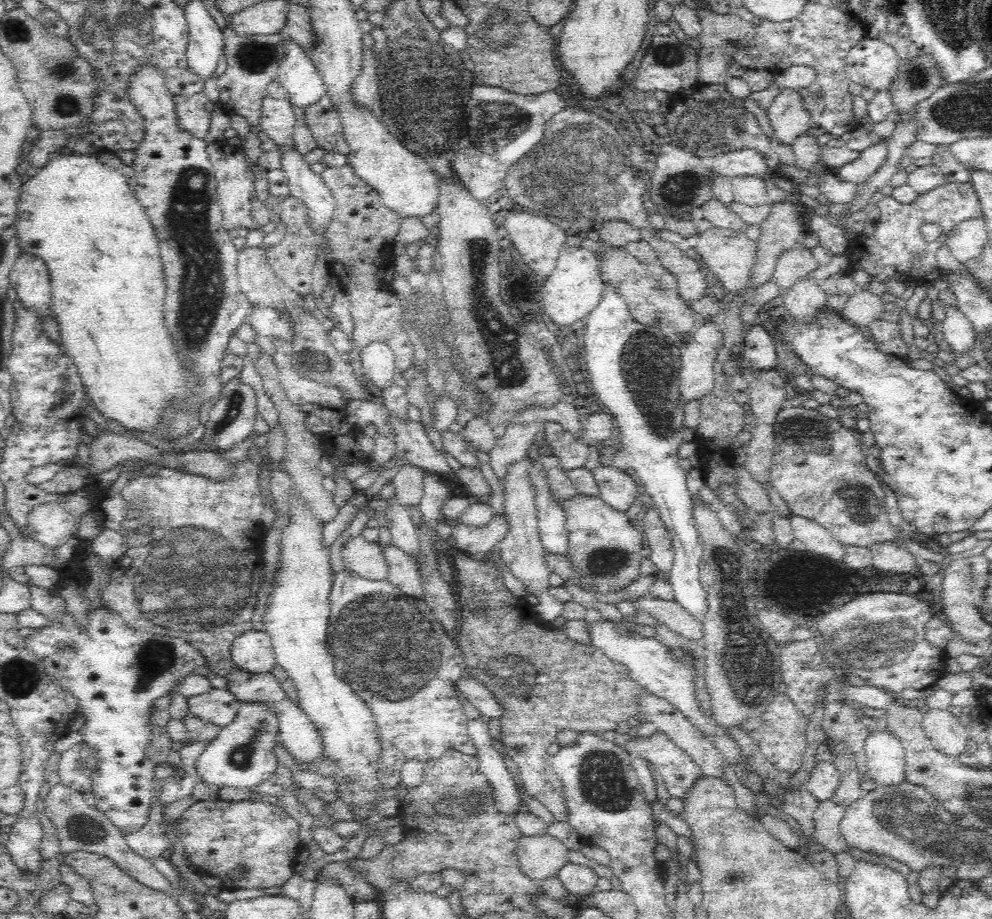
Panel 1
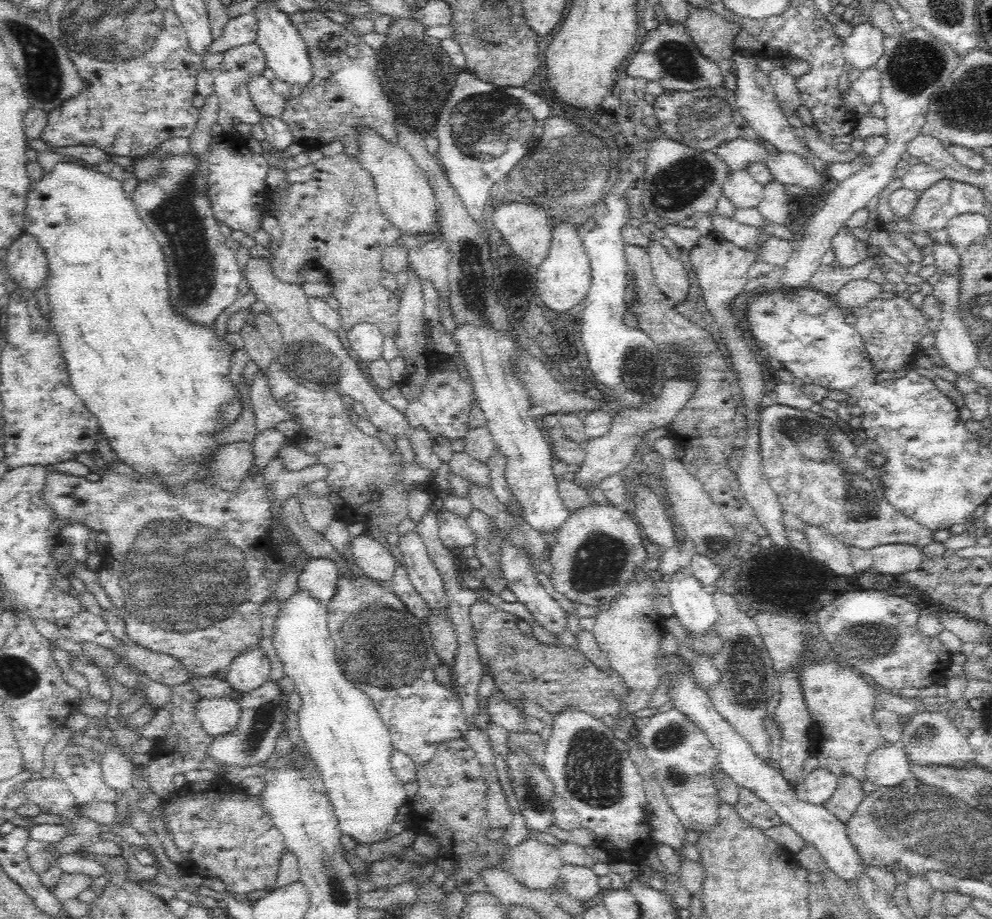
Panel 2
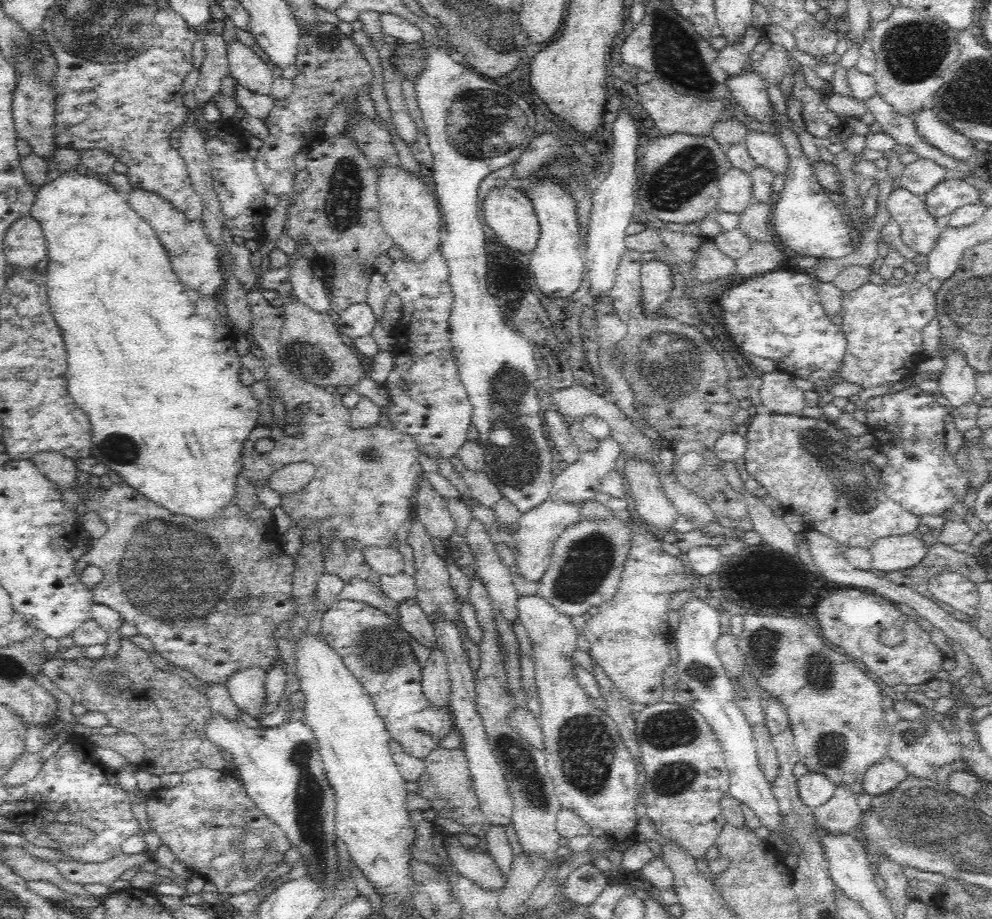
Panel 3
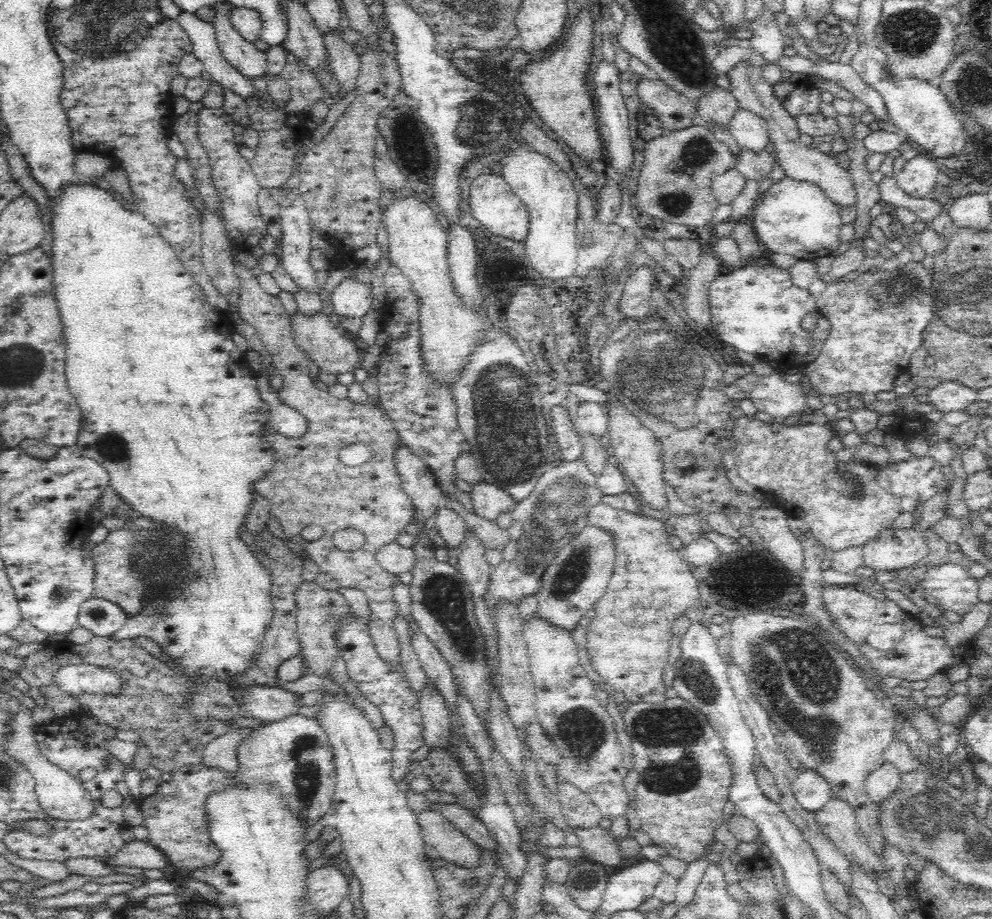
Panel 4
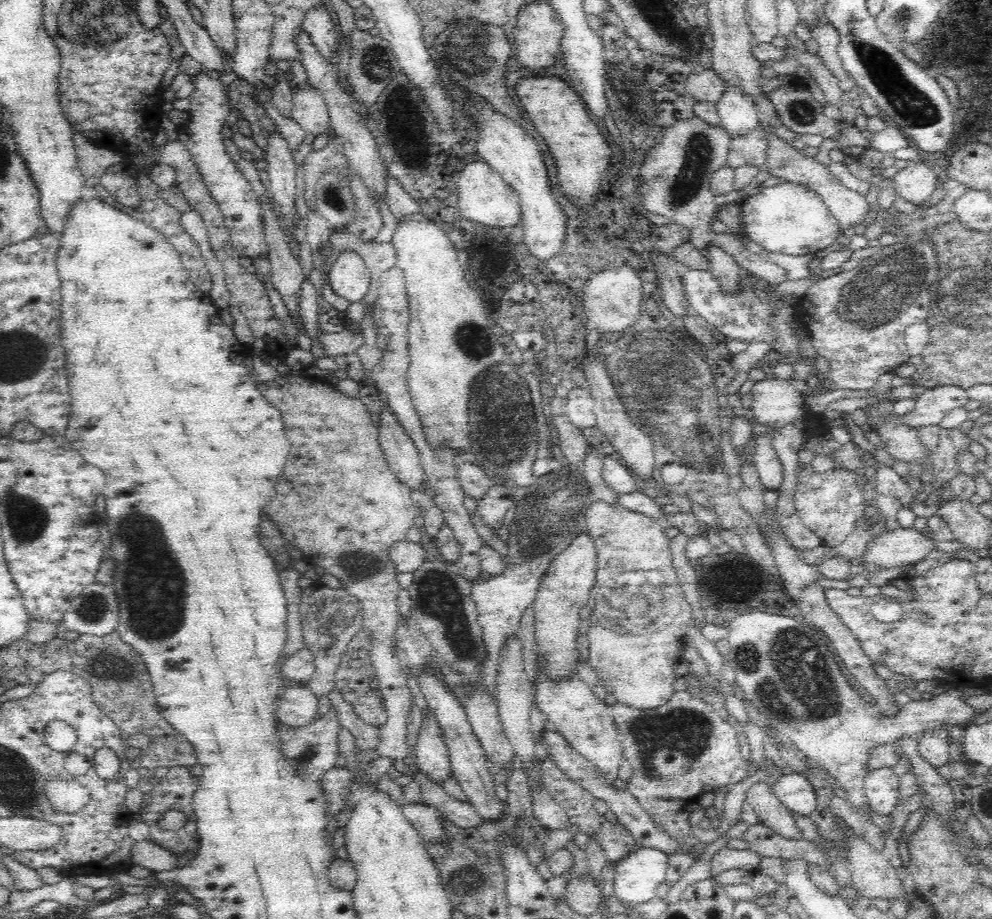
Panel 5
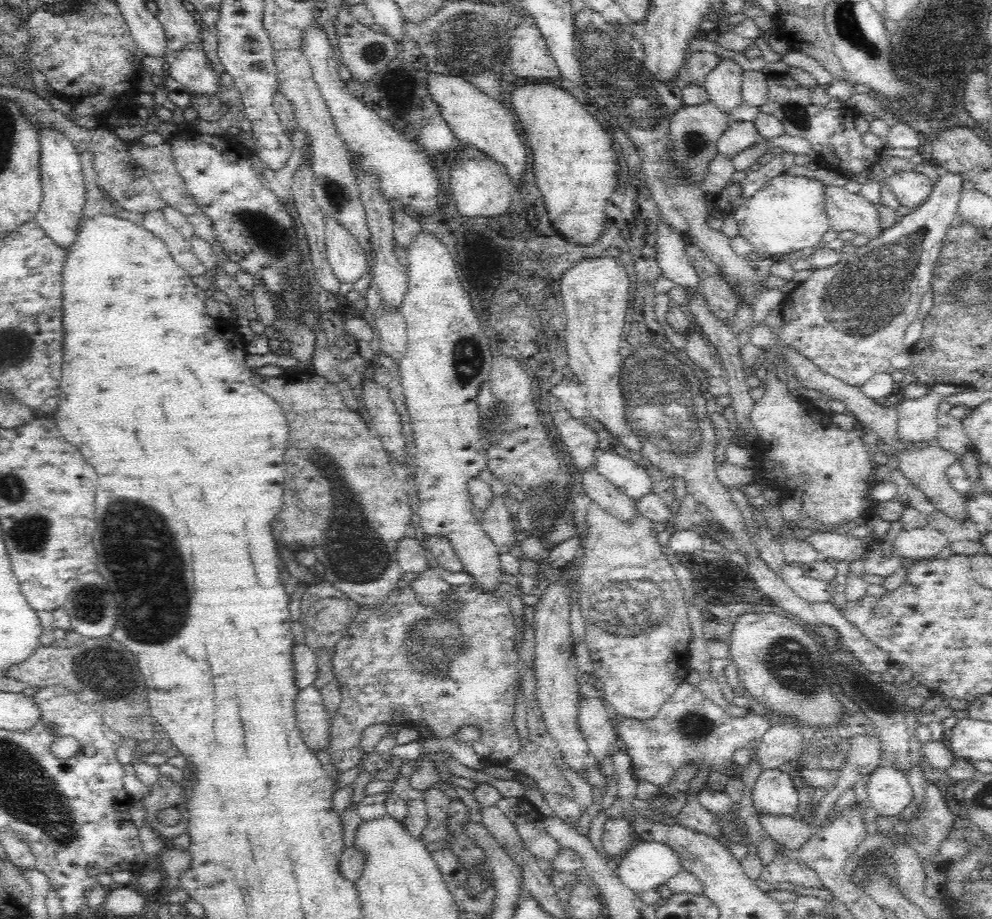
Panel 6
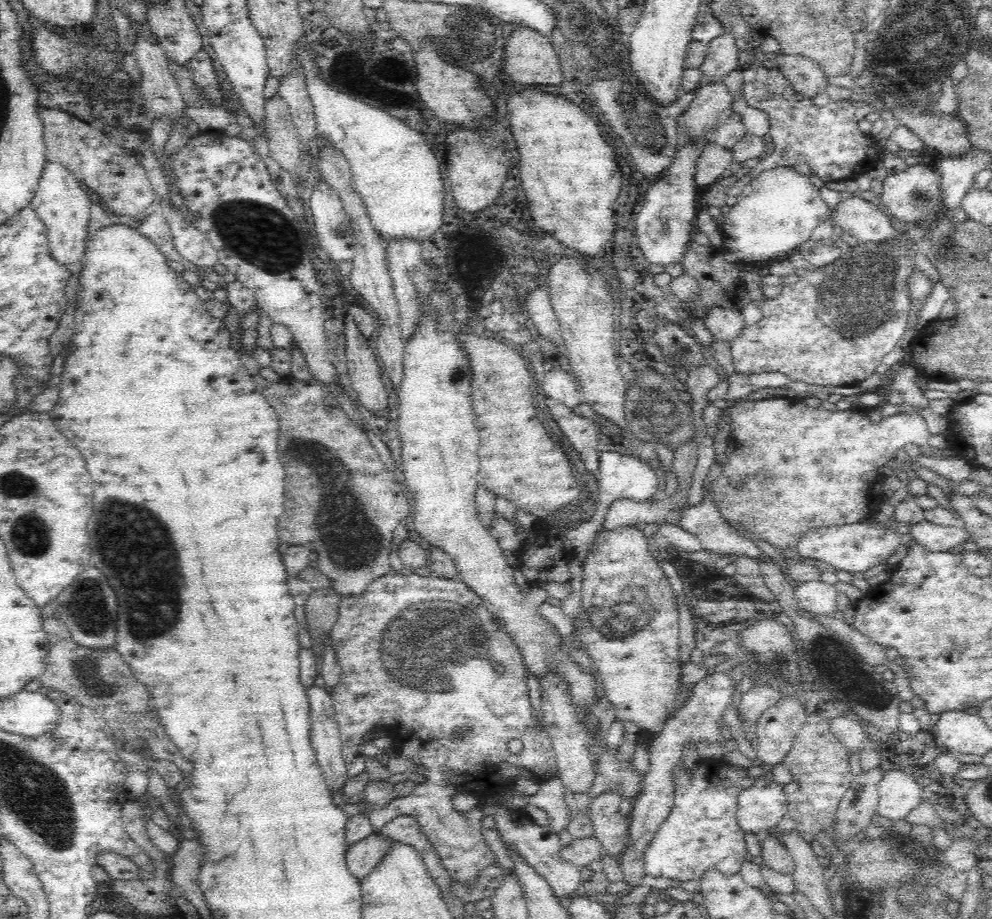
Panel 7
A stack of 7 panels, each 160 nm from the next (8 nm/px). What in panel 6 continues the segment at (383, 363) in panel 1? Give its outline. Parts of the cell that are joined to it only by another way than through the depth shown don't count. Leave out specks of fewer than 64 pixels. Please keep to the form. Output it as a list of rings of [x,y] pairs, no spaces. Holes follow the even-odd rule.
[[[334,219],[326,221],[327,261],[341,283],[353,284],[366,272],[367,258],[355,236]]]

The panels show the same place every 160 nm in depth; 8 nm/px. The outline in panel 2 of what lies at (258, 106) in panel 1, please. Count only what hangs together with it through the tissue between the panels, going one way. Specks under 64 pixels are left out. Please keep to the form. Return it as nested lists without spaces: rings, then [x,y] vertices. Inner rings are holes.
[[[254,42],[229,48],[222,55],[223,59],[218,64],[218,68],[211,70],[214,77],[213,92],[219,102],[218,124],[222,124],[222,128],[225,128],[226,131],[232,126],[232,118],[238,118],[244,124],[258,124],[261,121],[261,116],[252,102],[249,84],[252,77],[263,75],[267,68],[264,51],[259,44]]]

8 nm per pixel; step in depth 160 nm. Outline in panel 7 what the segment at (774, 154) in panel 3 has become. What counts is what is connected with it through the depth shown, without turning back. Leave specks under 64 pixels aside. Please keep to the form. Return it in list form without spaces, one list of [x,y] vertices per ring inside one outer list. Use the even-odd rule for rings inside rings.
[[[724,33],[708,43],[707,57],[700,68],[702,74],[708,77],[708,82],[724,83],[725,76],[738,70],[740,49],[736,46],[735,40],[730,33]]]

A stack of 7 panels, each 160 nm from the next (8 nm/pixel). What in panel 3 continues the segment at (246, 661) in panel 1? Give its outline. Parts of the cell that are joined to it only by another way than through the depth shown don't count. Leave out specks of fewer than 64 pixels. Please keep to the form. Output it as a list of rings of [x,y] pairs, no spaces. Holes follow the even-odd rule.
[[[256,666],[244,668],[231,674],[224,684],[234,704],[248,720],[258,714],[260,707],[264,707],[267,672]]]

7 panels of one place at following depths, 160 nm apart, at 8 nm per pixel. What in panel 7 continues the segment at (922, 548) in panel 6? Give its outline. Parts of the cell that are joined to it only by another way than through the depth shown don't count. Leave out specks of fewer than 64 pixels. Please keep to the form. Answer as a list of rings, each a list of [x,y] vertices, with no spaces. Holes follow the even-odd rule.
[[[924,520],[910,526],[909,532],[918,545],[930,552],[948,552],[950,548],[970,540],[967,530],[961,524],[949,527]]]

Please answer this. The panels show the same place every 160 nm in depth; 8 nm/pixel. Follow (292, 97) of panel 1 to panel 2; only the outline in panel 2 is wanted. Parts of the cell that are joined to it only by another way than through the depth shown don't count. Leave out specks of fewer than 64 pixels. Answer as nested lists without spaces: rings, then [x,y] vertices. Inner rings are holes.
[[[270,1],[260,3],[253,12],[258,19],[258,36],[255,43],[264,51],[267,68],[274,72],[276,79],[288,83],[290,87],[298,84],[304,90],[313,81],[313,68],[303,38],[298,29],[292,25],[289,14],[274,9]]]

